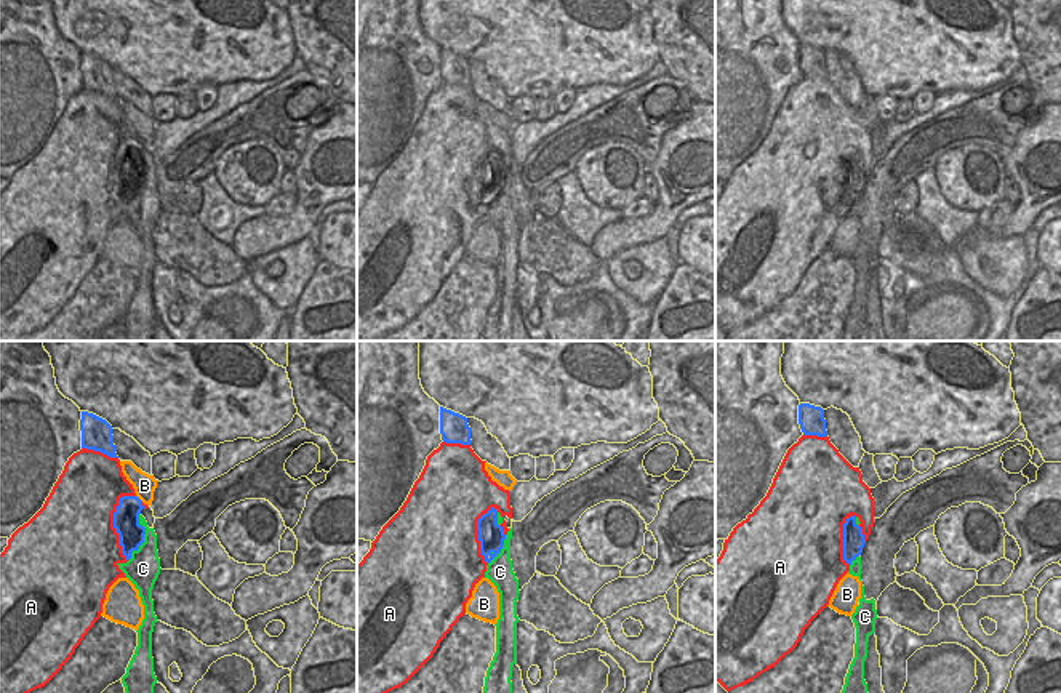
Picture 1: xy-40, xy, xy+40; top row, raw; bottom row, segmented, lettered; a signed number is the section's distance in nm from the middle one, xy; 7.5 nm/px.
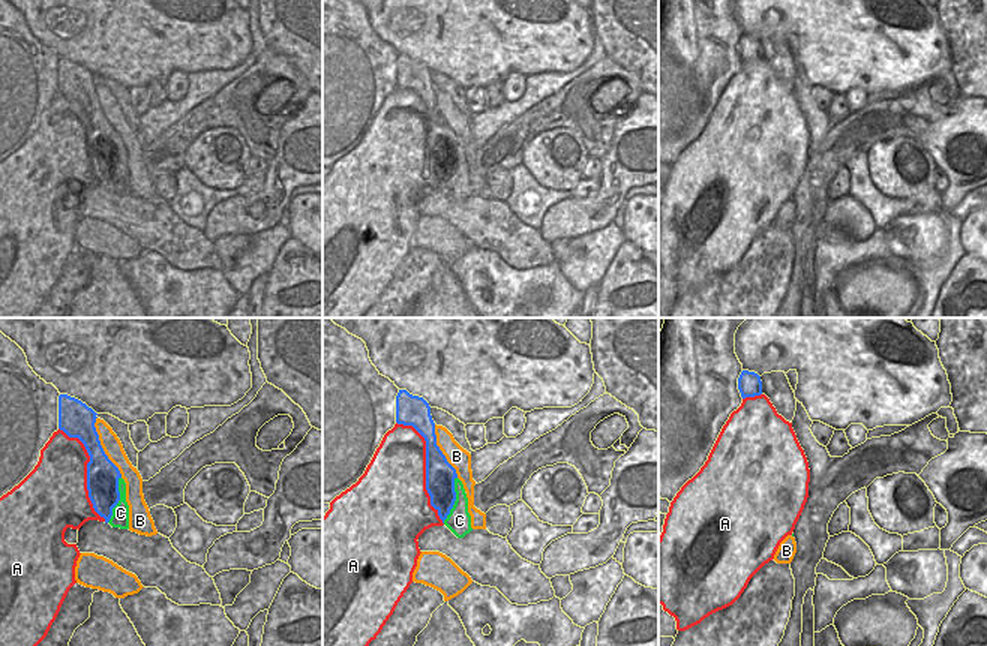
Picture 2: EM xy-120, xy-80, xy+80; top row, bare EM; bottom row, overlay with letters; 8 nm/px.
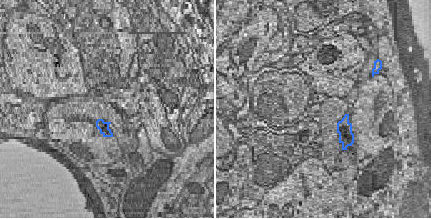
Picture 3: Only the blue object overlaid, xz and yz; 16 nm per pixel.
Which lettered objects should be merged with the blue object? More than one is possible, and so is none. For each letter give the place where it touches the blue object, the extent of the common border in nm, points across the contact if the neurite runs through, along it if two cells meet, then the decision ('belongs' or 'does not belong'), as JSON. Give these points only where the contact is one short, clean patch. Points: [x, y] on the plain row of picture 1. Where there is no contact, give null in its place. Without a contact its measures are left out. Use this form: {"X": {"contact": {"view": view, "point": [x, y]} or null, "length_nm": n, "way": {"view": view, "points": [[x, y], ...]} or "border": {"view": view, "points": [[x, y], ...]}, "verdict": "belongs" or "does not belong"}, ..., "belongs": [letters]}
{"A": {"contact": {"view": "xy-40", "point": [114, 164]}, "length_nm": 500, "verdict": "does not belong"}, "B": {"contact": {"view": "xy-40", "point": [138, 140]}, "length_nm": 60, "verdict": "does not belong"}, "C": {"contact": {"view": "xy-40", "point": [143, 180]}, "length_nm": 380, "way": {"view": "xy-40", "points": [[127, 156], [127, 162], [143, 180], [143, 210]]}, "verdict": "belongs"}, "belongs": ["C"]}

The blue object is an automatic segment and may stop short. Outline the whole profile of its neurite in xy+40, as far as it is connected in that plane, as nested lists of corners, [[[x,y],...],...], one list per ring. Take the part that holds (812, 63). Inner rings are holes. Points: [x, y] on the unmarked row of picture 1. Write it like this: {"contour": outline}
{"contour": [[[810,45],[799,46],[799,66],[803,77],[827,78],[824,51]]]}

